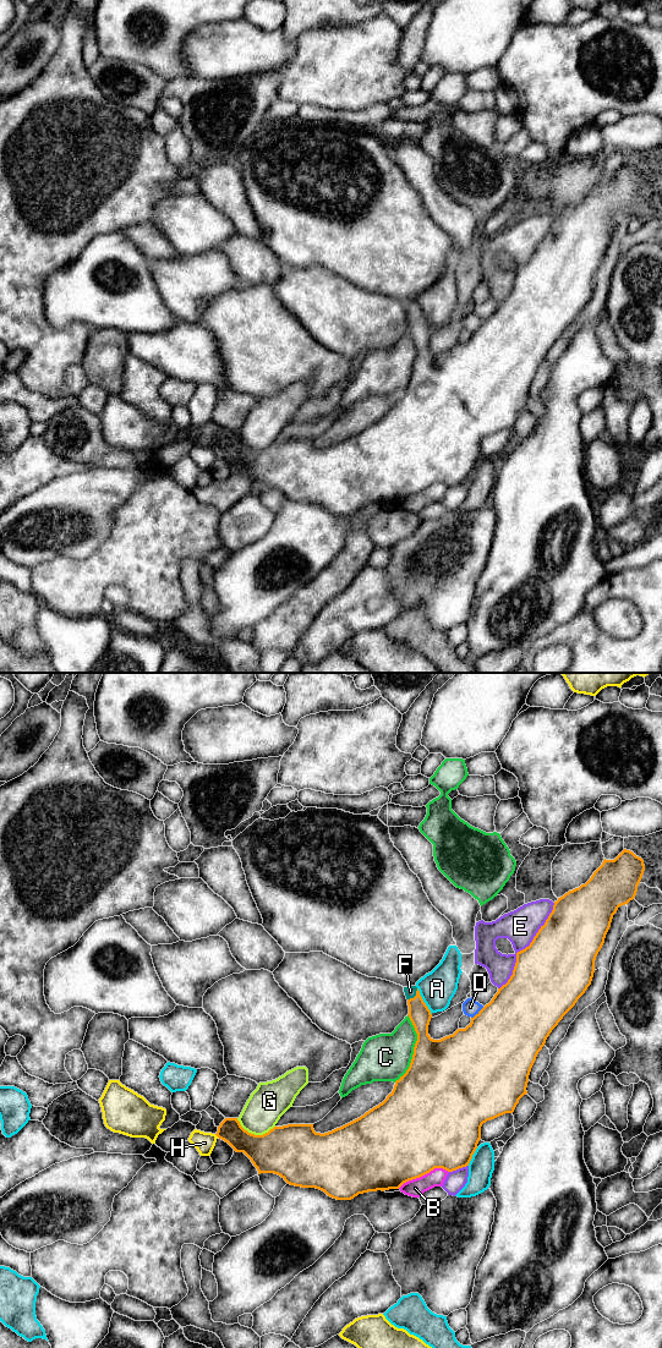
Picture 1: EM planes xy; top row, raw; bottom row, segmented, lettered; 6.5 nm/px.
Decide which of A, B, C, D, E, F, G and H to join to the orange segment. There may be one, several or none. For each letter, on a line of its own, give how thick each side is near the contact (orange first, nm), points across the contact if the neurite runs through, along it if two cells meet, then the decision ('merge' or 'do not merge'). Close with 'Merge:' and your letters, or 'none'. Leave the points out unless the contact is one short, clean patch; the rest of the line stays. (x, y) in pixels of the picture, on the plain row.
A: 140 nm thick on the orange side, 240 nm on the other; do not merge
B: 500 nm thick on the orange side, 120 nm on the other; do not merge
C: 460 nm thick on the orange side, 320 nm on the other; do not merge
D: 480 nm thick on the orange side, 110 nm on the other; do not merge
E: 480 nm thick on the orange side, 220 nm on the other; do not merge
F: 140 nm thick on the orange side, 80 nm on the other; runs through xy (419, 328), (415, 311), (410, 306); merge
G: 320 nm thick on the orange side, 240 nm on the other; do not merge
H: 160 nm thick on the orange side, 140 nm on the other; do not merge
Merge: F

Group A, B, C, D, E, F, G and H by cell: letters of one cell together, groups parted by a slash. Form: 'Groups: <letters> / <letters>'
Groups: A / B / C / D / E / F / G / H

